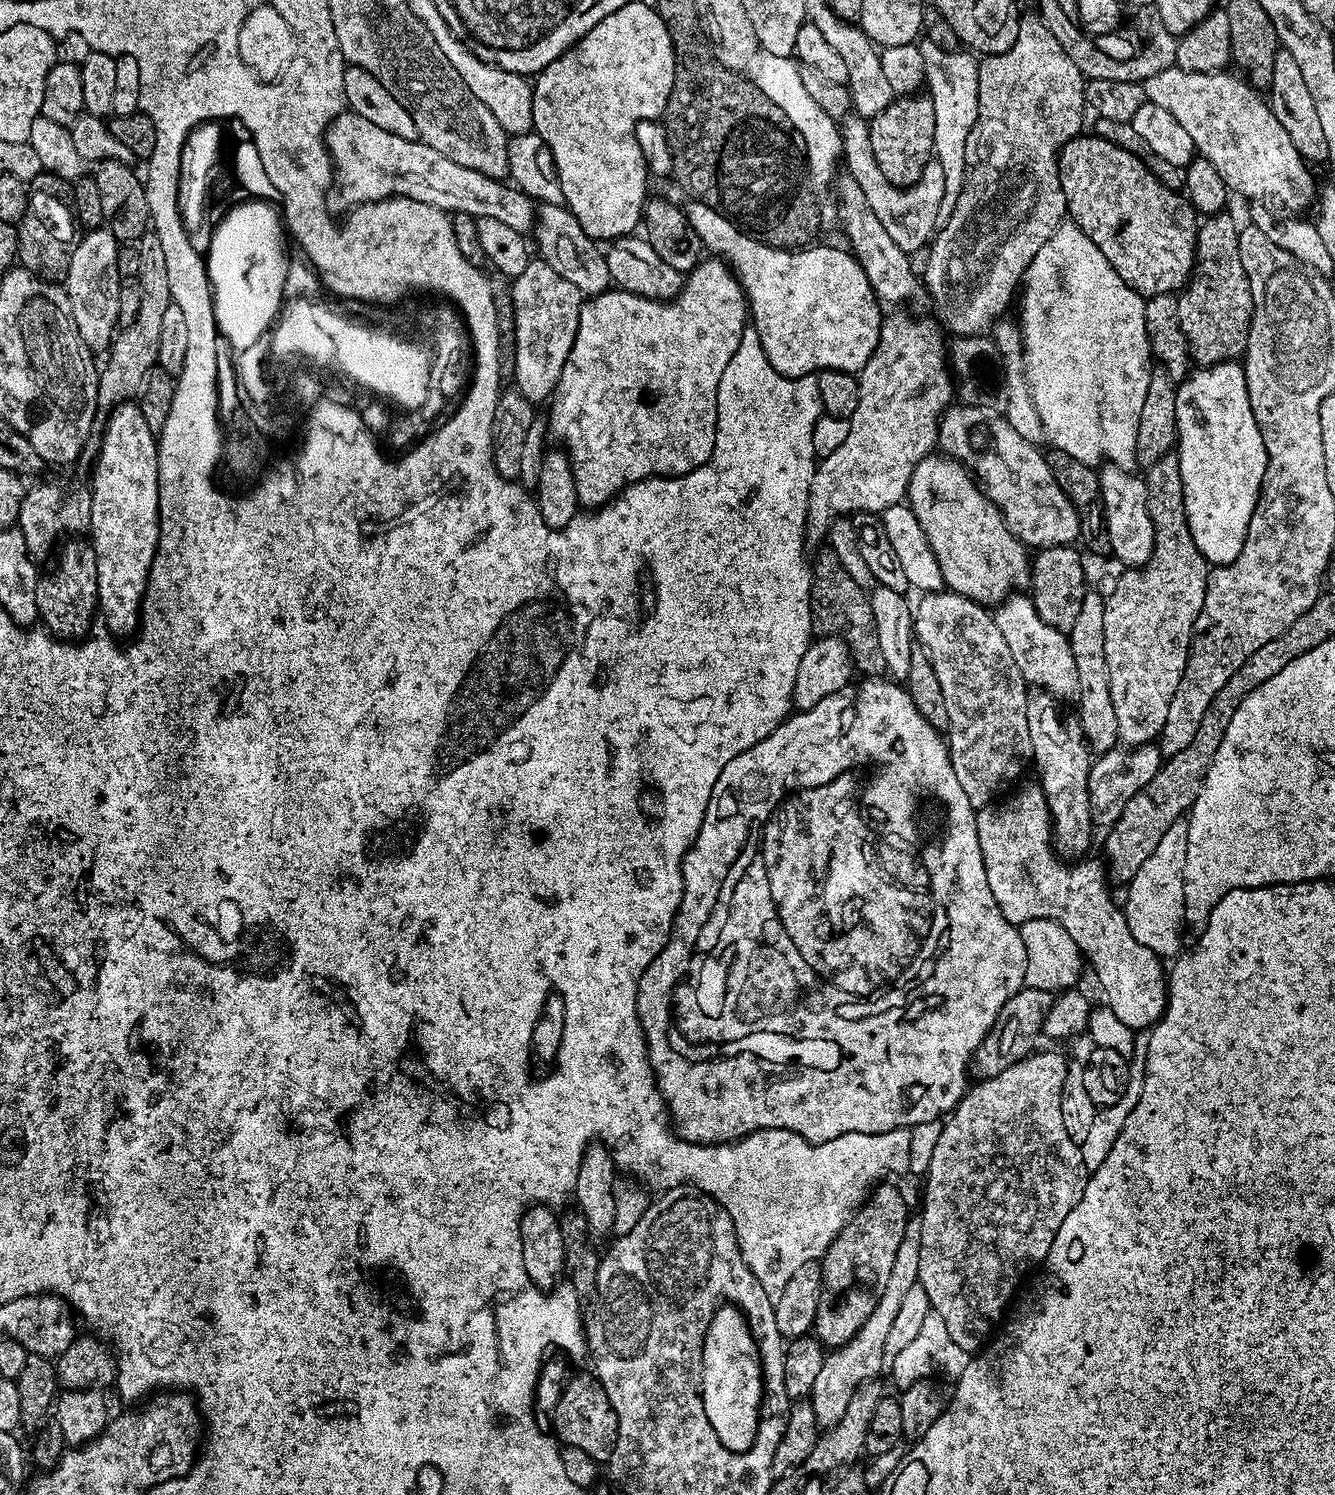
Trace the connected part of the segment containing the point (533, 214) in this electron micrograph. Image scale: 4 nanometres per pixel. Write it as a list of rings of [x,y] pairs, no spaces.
[[[351,110],[339,112],[327,126],[324,144],[328,148],[328,157],[332,160],[335,187],[337,189],[340,187],[340,192],[349,200],[349,205],[372,204],[376,200],[386,200],[390,196],[405,196],[414,202],[426,202],[426,206],[441,208],[443,212],[449,214],[461,212],[475,217],[495,218],[496,221],[503,222],[522,233],[527,233],[537,218],[537,209],[532,198],[519,188],[491,180],[486,174],[478,174],[478,170],[458,166],[458,162],[454,162],[446,154],[438,154],[438,150],[426,146],[419,139],[398,138],[398,134],[390,134],[374,126],[374,122],[362,118],[362,114],[357,112]]]

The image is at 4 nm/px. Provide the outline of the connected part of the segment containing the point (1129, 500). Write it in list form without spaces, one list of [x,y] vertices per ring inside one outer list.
[[[1104,466],[1099,469],[1100,496],[1104,499],[1104,522],[1108,526],[1106,539],[1112,547],[1111,555],[1117,556],[1124,563],[1125,569],[1140,568],[1150,558],[1154,550],[1154,522],[1150,522],[1150,510],[1146,506],[1146,486],[1143,479],[1131,471],[1115,466]]]

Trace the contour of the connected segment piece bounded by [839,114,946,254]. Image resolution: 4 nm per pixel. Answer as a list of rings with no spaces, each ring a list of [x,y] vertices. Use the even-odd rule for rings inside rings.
[[[855,114],[849,115],[839,125],[840,147],[843,163],[848,163],[847,175],[862,186],[862,194],[866,194],[866,202],[874,209],[874,215],[882,226],[886,226],[886,234],[898,242],[903,252],[915,254],[920,247],[923,249],[937,231],[938,221],[941,219],[942,198],[946,194],[946,174],[942,170],[939,159],[932,159],[922,170],[922,178],[918,182],[909,184],[906,188],[899,188],[891,184],[878,170],[878,162],[874,162],[874,150],[870,150],[869,121]]]

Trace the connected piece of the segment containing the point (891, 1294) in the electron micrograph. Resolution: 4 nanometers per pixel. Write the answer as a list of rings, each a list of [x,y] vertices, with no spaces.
[[[909,1219],[906,1234],[902,1238],[902,1246],[898,1246],[898,1254],[894,1257],[894,1267],[890,1270],[890,1279],[886,1281],[886,1290],[882,1290],[882,1298],[878,1306],[874,1306],[874,1314],[862,1322],[862,1330],[854,1338],[838,1349],[833,1349],[825,1355],[821,1373],[817,1375],[812,1387],[810,1403],[815,1412],[815,1418],[822,1428],[837,1424],[838,1419],[846,1412],[851,1398],[858,1386],[869,1383],[886,1366],[885,1344],[889,1336],[890,1326],[901,1309],[902,1298],[910,1286],[918,1283],[918,1250],[920,1249],[919,1219]]]

